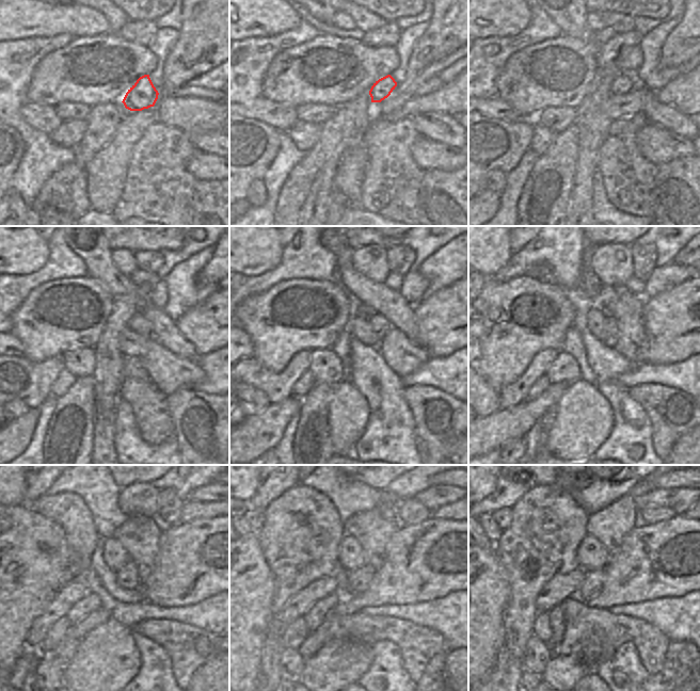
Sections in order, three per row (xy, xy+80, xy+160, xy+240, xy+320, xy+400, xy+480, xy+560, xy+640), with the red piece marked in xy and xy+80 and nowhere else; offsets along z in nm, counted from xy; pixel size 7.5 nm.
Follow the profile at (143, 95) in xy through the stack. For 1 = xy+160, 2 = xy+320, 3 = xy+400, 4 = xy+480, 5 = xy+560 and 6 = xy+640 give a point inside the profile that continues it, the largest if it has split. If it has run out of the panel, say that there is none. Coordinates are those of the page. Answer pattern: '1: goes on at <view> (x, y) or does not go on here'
1: goes on at xy+160 (624, 82)
2: goes on at xy+320 (379, 326)
3: goes on at xy+400 (610, 331)
4: goes on at xy+480 (127, 577)
5: goes on at xy+560 (358, 580)
6: goes on at xy+640 (593, 581)

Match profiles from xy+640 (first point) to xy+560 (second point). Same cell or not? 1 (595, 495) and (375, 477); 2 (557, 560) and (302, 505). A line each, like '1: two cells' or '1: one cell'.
1: one cell
2: one cell

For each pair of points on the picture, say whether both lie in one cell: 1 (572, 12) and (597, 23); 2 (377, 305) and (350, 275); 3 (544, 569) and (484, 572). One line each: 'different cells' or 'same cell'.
1: different cells
2: same cell
3: different cells

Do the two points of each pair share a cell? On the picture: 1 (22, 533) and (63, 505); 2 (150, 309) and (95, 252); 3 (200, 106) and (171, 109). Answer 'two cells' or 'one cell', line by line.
1: two cells
2: one cell
3: one cell

